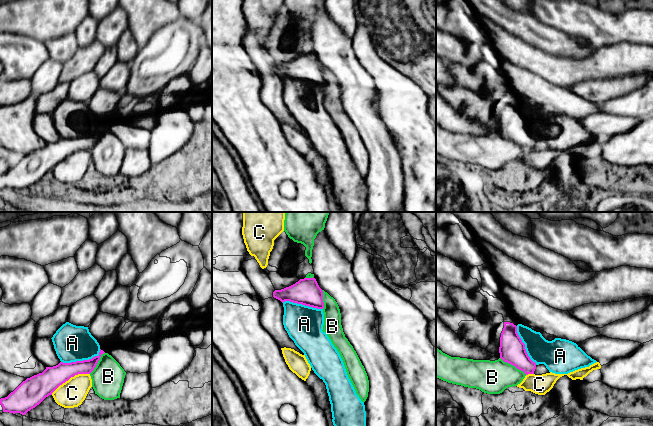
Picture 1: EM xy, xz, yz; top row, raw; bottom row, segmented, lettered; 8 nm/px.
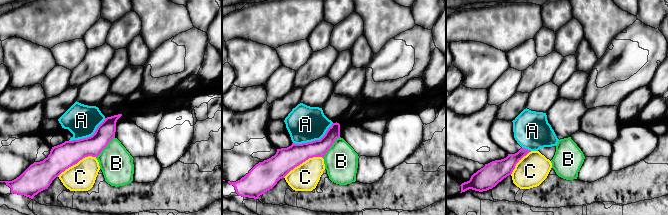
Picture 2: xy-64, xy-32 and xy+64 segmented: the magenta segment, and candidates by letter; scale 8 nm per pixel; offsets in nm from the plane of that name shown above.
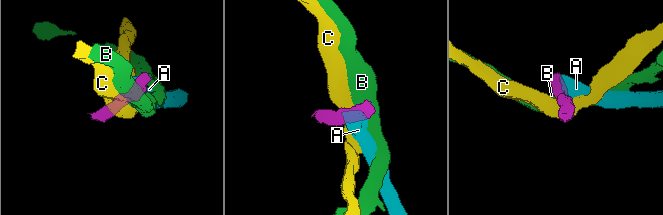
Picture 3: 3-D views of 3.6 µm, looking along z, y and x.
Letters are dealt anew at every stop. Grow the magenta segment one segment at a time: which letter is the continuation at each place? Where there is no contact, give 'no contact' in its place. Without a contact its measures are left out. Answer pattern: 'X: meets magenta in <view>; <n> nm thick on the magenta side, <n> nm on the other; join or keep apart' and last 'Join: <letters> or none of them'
A: meets magenta in xy; 160 nm thick on the magenta side, 300 nm on the other; keep apart
B: meets magenta in yz; 220 nm thick on the magenta side, 280 nm on the other; keep apart
C: meets magenta in xy; 200 nm thick on the magenta side, 220 nm on the other; keep apart
Join: none of them

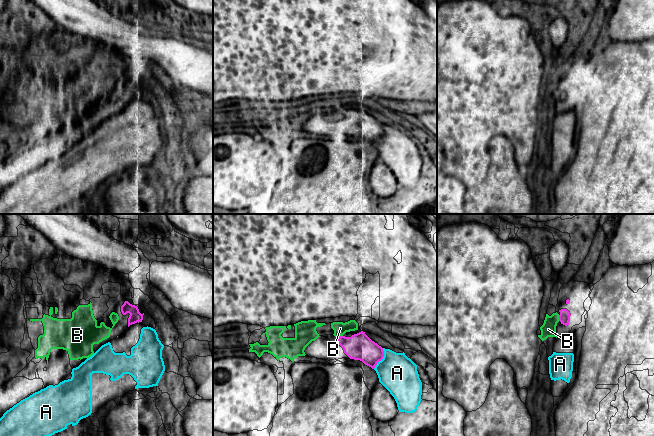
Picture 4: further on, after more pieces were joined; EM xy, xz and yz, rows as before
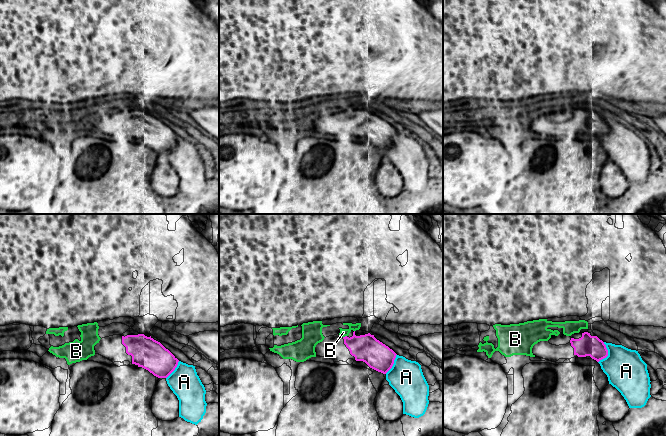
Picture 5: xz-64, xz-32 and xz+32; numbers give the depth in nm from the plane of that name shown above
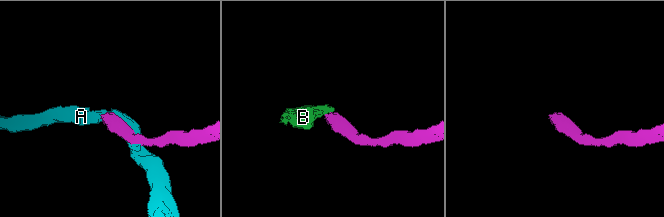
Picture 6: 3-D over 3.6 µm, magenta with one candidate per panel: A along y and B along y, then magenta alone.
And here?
A: meets magenta in xz; 220 nm thick on the magenta side, 300 nm on the other; keep apart
B: meets magenta in yz; 90 nm thick on the magenta side, 120 nm on the other; join
Join: B

